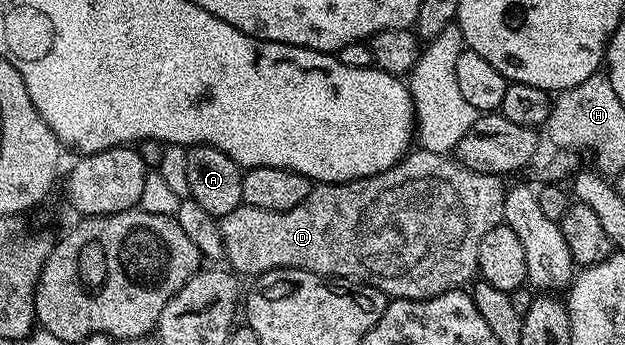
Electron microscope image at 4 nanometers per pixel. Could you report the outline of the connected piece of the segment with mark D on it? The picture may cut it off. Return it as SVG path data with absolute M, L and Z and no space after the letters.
M417 148L415 151L405 153L399 161L381 173L375 173L357 181L317 184L310 191L310 195L306 195L306 199L302 199L302 203L298 203L298 207L290 207L290 211L266 211L262 207L250 207L241 203L234 211L230 211L230 215L219 218L218 221L224 244L223 260L240 275L243 273L259 275L268 273L271 269L305 269L311 273L321 273L323 277L343 277L346 281L359 281L361 285L369 285L382 291L384 296L389 299L425 301L451 289L467 286L477 276L478 247L482 247L482 235L486 235L486 231L490 231L504 220L506 185L500 181L503 180L499 176L491 173L476 173L451 156Z

